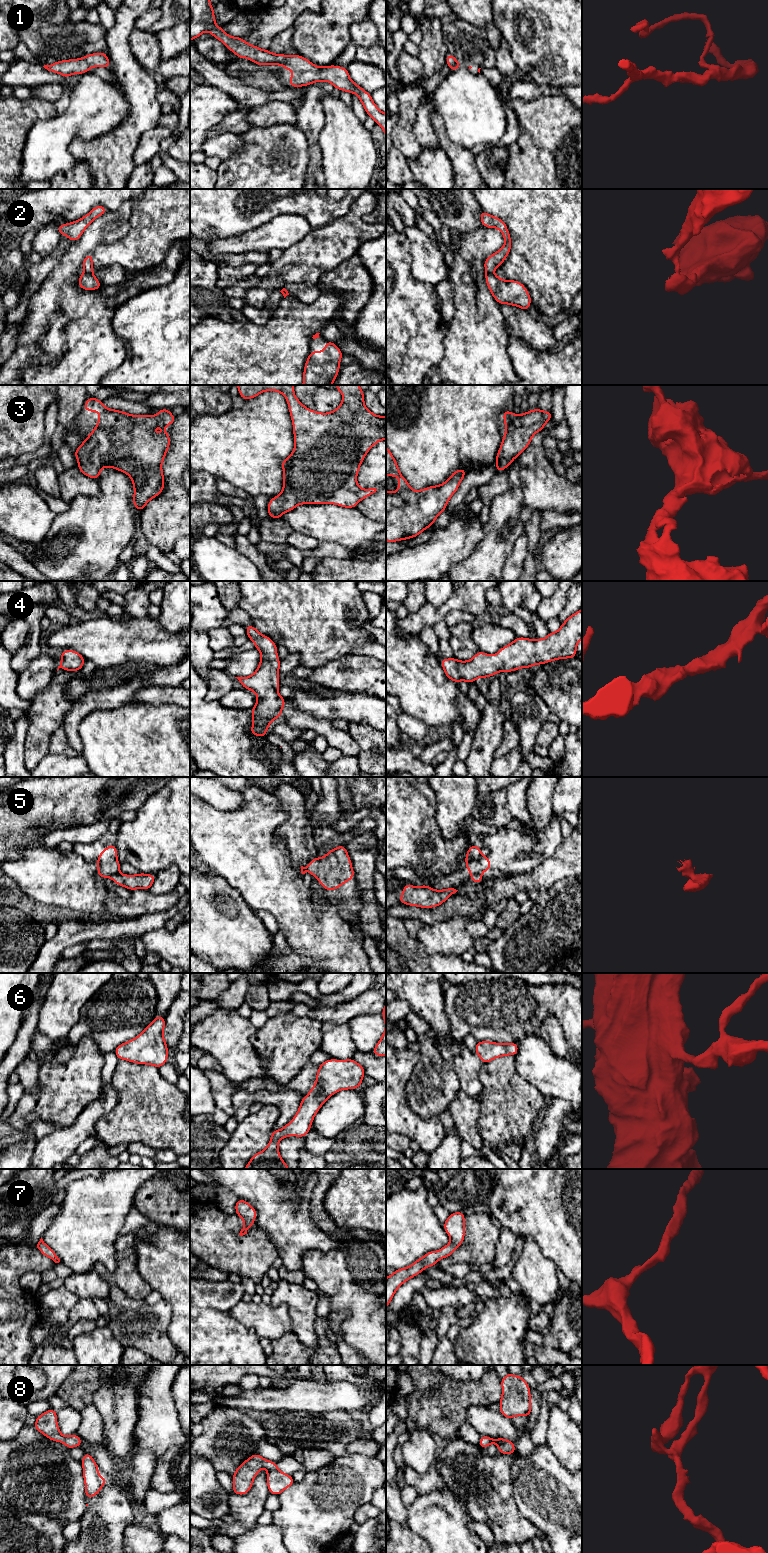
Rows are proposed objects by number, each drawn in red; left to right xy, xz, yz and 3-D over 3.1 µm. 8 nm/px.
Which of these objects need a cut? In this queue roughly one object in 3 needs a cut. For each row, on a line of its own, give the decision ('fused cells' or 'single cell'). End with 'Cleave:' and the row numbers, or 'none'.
1: single cell
2: fused cells
3: single cell
4: single cell
5: fused cells
6: single cell
7: single cell
8: single cell
Cleave: 2, 5

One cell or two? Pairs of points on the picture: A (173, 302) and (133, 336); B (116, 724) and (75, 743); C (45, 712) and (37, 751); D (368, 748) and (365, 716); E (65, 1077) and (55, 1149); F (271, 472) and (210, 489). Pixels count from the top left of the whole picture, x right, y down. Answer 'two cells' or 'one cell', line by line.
A: one cell
B: two cells
C: one cell
D: two cells
E: two cells
F: two cells

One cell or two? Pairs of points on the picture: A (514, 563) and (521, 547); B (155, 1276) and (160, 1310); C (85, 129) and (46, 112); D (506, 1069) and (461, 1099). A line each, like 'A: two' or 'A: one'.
A: one
B: two
C: two
D: two

